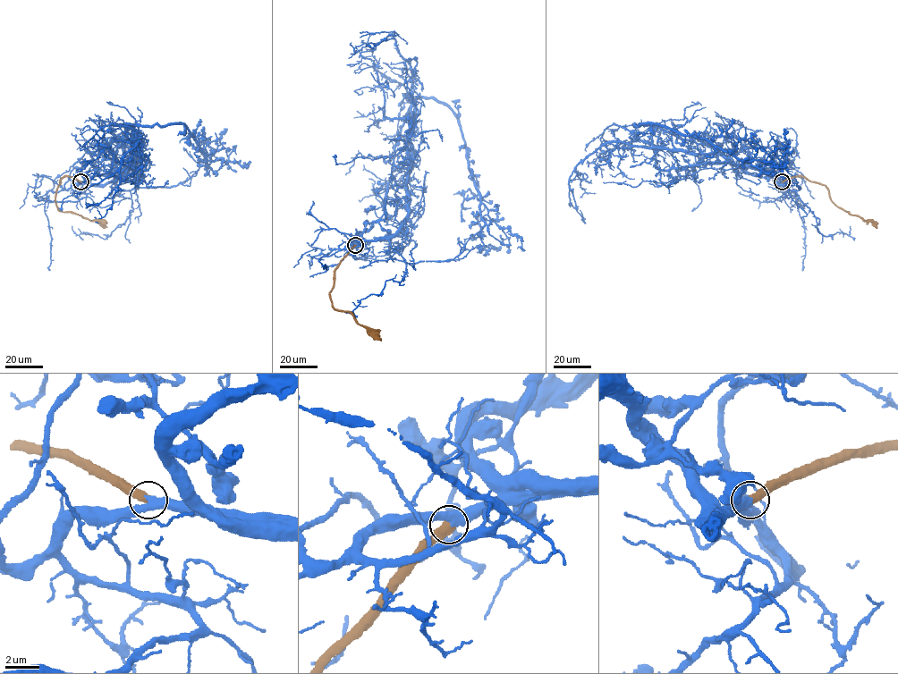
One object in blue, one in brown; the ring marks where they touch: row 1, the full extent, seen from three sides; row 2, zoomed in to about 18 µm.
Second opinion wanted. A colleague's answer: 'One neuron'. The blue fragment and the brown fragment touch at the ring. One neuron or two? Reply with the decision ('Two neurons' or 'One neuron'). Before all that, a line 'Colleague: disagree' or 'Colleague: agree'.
Colleague: agree
One neuron

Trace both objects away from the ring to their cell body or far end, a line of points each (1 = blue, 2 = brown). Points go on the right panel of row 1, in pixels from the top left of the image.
1: (782, 181), (747, 172), (702, 140), (635, 124), (655, 123), (706, 138), (759, 168), (783, 163), (784, 128)
2: (782, 181), (798, 176), (824, 184), (830, 199), (837, 206), (864, 221), (871, 220), (876, 227)

